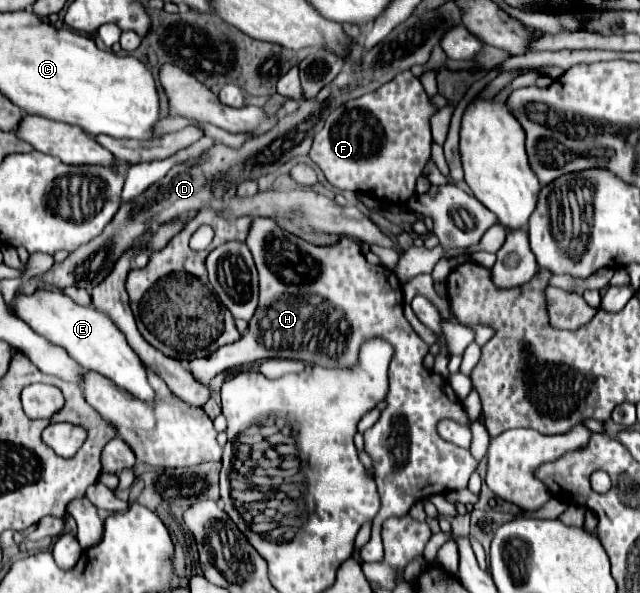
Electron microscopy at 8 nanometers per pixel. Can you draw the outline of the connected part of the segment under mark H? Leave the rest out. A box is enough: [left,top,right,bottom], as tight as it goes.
[186,217,478,561]

